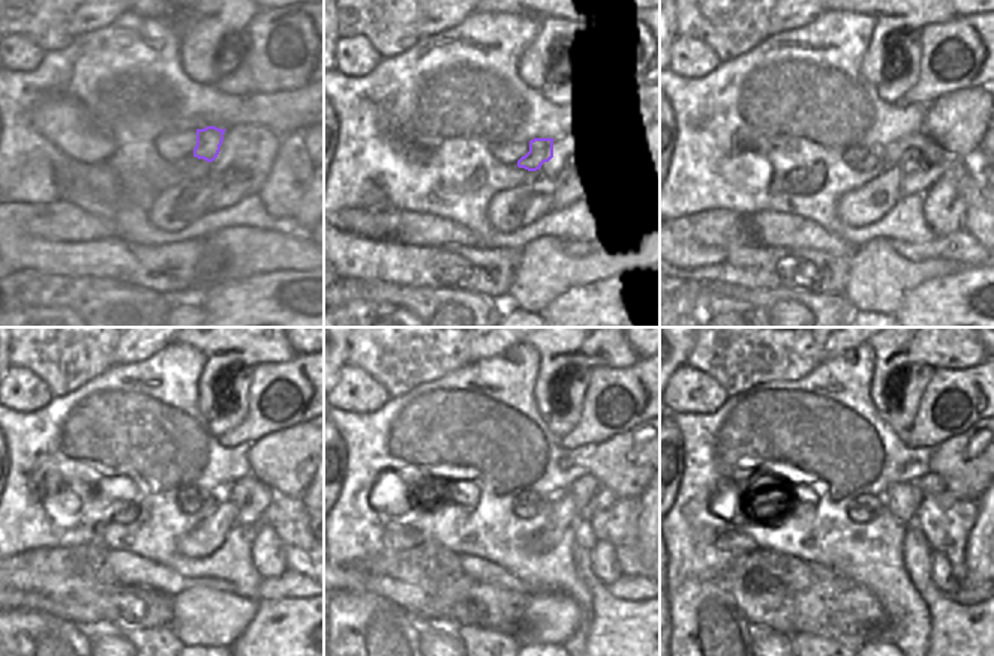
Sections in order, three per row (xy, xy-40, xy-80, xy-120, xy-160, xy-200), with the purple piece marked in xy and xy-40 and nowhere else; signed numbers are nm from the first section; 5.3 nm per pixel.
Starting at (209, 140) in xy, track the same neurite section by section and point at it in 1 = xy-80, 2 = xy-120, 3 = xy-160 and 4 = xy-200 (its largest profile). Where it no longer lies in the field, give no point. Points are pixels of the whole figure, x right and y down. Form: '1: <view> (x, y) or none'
1: xy-80 (877, 153)
2: xy-120 (192, 499)
3: xy-160 (523, 508)
4: xy-200 (859, 514)

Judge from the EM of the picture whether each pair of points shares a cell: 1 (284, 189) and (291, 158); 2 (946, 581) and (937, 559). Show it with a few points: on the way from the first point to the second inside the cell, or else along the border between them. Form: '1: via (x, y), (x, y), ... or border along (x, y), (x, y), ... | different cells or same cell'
1: via (287, 182), (291, 165) | same cell
2: via (942, 575), (940, 565) | same cell

